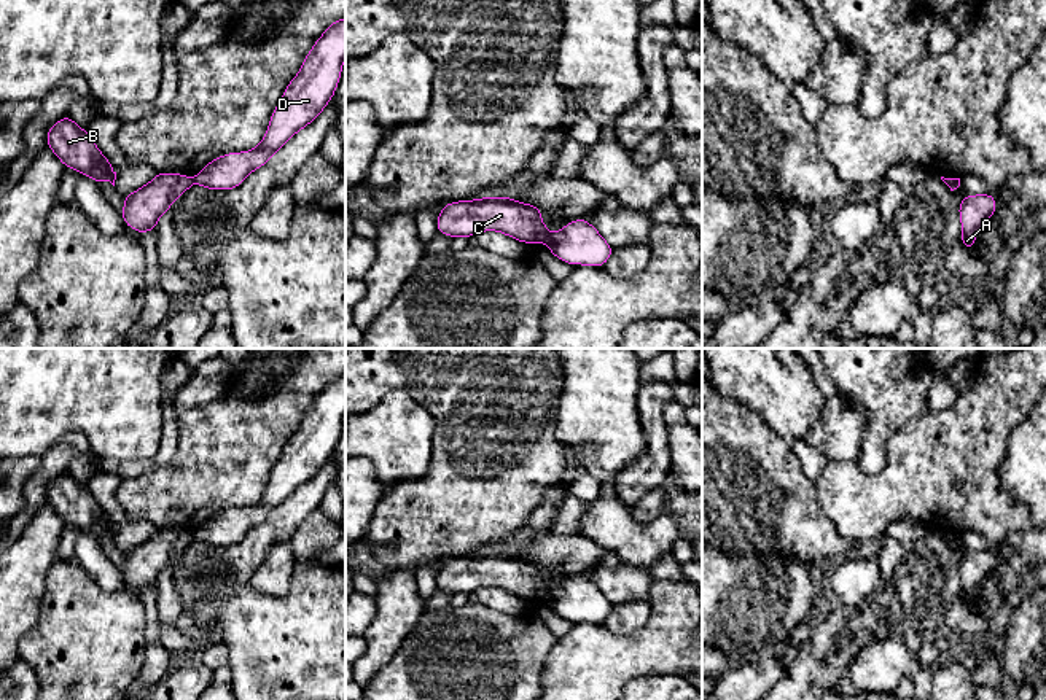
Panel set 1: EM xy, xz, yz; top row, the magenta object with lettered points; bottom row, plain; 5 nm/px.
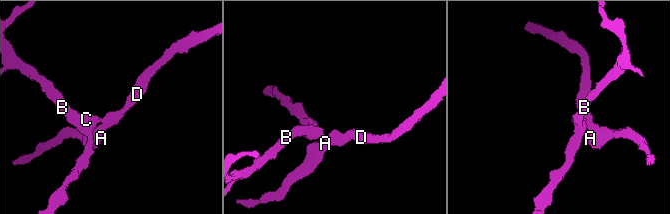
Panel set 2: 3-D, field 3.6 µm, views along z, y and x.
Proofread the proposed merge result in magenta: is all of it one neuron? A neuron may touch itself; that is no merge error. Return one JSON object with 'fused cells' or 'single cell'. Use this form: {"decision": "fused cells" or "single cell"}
{"decision": "fused cells"}

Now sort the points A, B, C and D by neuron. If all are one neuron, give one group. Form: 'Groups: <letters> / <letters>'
Groups: A D / B C

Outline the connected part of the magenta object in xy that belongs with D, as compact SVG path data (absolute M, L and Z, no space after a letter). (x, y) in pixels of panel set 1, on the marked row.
M345 18L330 24L288 83L269 119L263 142L242 153L212 159L193 183L207 189L239 188L248 173L263 167L296 132L310 124L333 99L345 59Z

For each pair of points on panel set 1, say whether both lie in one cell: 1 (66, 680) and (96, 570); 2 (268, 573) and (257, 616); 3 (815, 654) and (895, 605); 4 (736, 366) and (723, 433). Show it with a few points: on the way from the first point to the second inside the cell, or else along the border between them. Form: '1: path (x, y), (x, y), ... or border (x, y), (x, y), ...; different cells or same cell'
1: border (75, 559), (102, 589), (128, 591); different cells
2: border (293, 570), (290, 589), (281, 597), (250, 584); different cells
3: path (835, 643), (849, 629), (876, 619); same cell
4: border (718, 392), (750, 408), (761, 419); different cells

